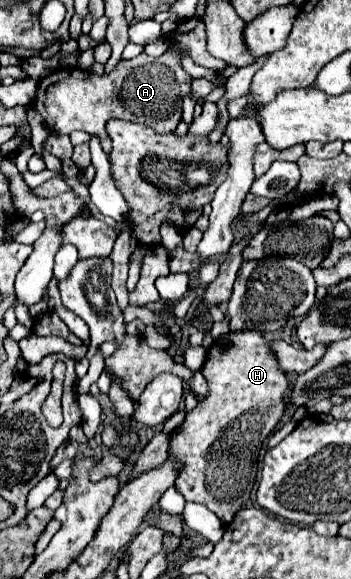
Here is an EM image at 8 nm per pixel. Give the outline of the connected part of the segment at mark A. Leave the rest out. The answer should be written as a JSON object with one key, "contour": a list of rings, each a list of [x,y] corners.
{"contour":[[[187,18],[179,22],[177,28],[169,32],[169,36],[171,46],[163,56],[151,58],[147,54],[139,54],[131,60],[121,60],[111,74],[95,76],[93,72],[81,68],[55,70],[53,74],[39,80],[33,108],[43,116],[51,132],[71,134],[73,130],[83,130],[99,136],[105,154],[111,152],[111,140],[105,132],[105,122],[109,118],[139,122],[153,128],[157,134],[175,132],[177,124],[181,122],[183,100],[191,94],[193,82],[193,78],[181,66],[181,56],[187,54],[195,64],[217,71],[225,70],[227,64],[207,52],[205,24],[201,18]]]}

